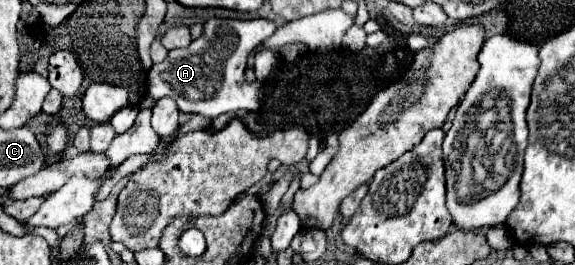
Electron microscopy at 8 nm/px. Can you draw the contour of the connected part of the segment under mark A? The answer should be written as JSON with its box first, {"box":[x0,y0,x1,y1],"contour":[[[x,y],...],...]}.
{"box":[148,19,276,119],"contour":[[[208,19],[200,39],[192,41],[186,49],[170,51],[164,63],[152,65],[148,73],[150,97],[172,97],[180,111],[198,113],[210,119],[238,109],[258,109],[262,85],[246,83],[244,69],[254,47],[268,39],[274,31],[276,25],[270,19]]]}

